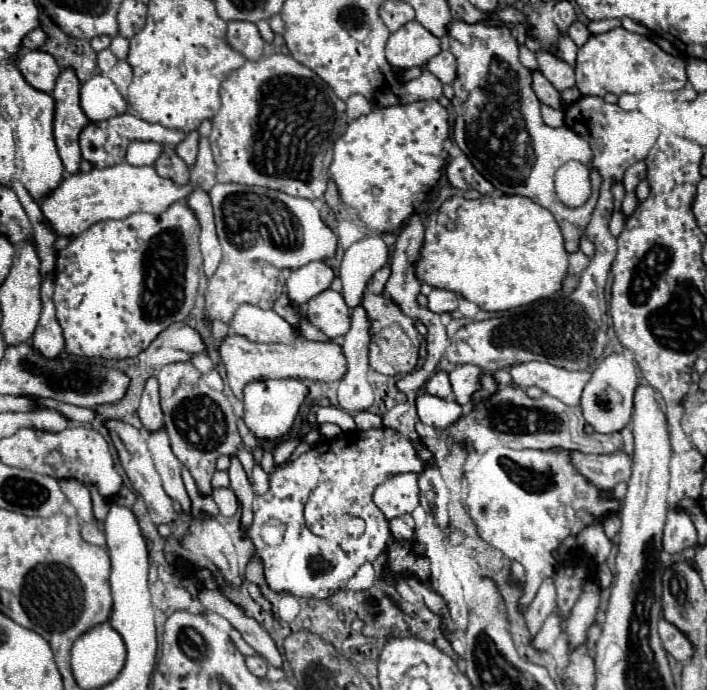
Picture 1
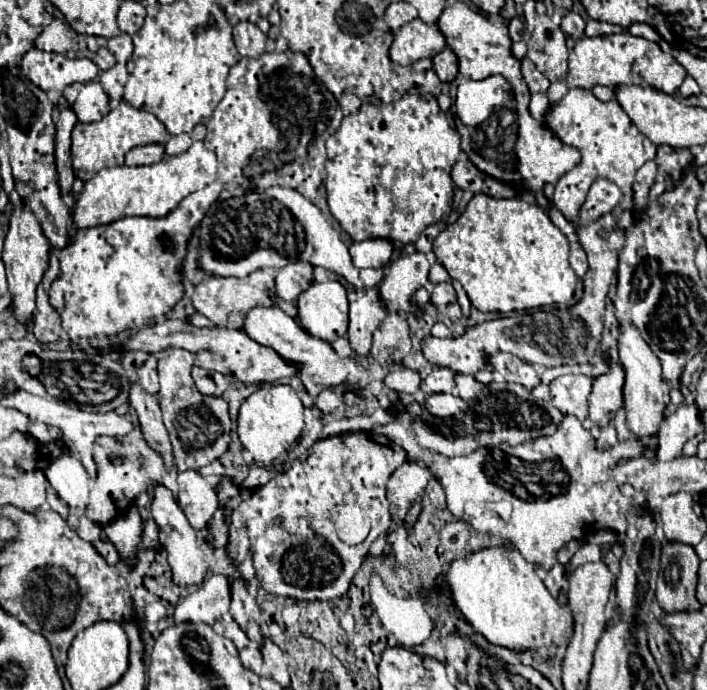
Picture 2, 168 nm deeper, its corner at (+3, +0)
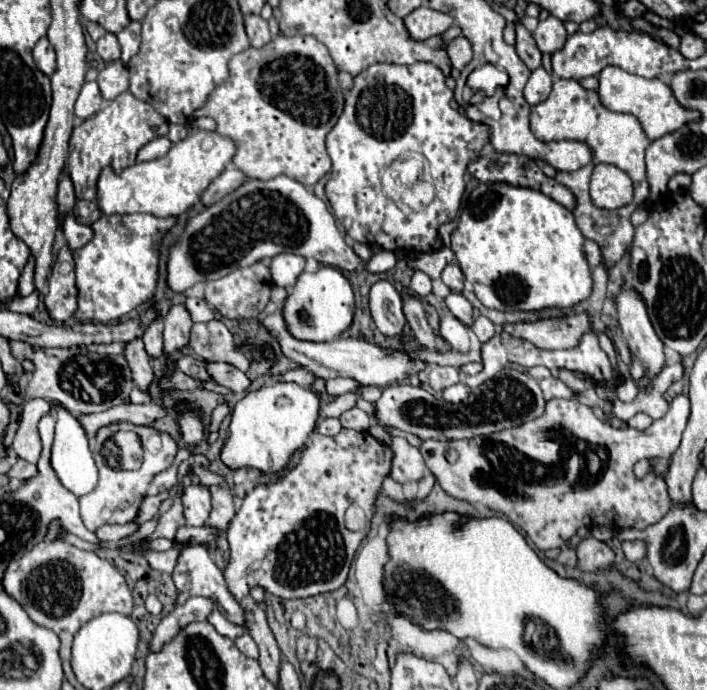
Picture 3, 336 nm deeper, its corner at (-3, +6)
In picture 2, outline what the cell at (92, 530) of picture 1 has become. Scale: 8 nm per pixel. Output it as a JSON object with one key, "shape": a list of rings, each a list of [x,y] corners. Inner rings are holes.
{"shape":[[[99,540],[99,542],[95,542],[93,546],[95,546],[95,550],[99,552],[99,556],[101,556],[105,562],[115,564],[115,562],[119,562],[119,560],[121,560],[119,550],[117,550],[109,540]]]}

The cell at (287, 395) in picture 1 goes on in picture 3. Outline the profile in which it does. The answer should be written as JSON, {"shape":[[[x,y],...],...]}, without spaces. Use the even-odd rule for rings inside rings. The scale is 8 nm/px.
{"shape":[[[275,382],[247,392],[233,408],[229,440],[221,450],[221,460],[233,468],[257,468],[265,474],[281,470],[291,454],[305,444],[319,416],[319,396],[293,382]]]}

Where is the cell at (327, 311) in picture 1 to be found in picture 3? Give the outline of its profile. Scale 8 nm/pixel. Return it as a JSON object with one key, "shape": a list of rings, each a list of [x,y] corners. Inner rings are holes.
{"shape":[[[321,266],[313,274],[303,272],[297,278],[295,286],[291,288],[283,308],[289,332],[299,340],[311,340],[311,342],[327,342],[341,336],[351,324],[353,312],[355,312],[355,302],[353,302],[351,284],[333,266]]]}

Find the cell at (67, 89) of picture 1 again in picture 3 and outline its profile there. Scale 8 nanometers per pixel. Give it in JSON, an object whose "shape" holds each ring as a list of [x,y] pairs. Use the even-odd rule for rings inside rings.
{"shape":[[[65,174],[61,178],[61,182],[59,182],[57,204],[59,204],[59,218],[63,218],[65,214],[69,214],[71,208],[75,206],[75,192],[73,192],[73,182],[71,182],[69,174]]]}

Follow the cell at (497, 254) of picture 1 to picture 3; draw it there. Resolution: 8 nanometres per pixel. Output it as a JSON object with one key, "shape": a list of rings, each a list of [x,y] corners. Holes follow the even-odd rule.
{"shape":[[[479,184],[471,192],[471,212],[463,210],[459,226],[451,234],[451,250],[467,282],[473,284],[477,298],[495,310],[541,310],[571,308],[591,294],[591,270],[583,252],[583,234],[573,214],[549,196],[509,184]]]}

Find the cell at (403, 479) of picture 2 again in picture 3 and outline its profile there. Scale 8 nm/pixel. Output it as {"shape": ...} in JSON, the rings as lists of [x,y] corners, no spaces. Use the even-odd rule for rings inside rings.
{"shape":[[[393,438],[391,448],[395,452],[393,458],[393,468],[391,468],[391,478],[399,484],[405,482],[417,482],[425,476],[425,462],[419,452],[419,448],[411,446],[405,438]]]}

